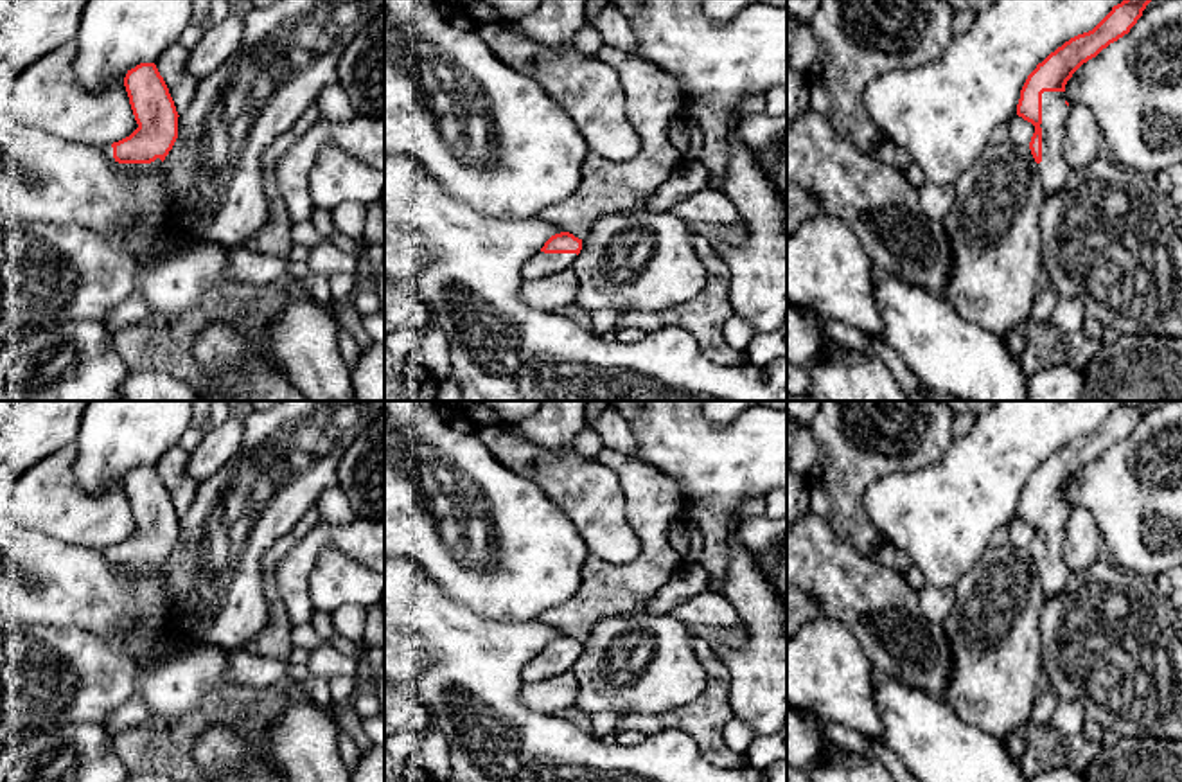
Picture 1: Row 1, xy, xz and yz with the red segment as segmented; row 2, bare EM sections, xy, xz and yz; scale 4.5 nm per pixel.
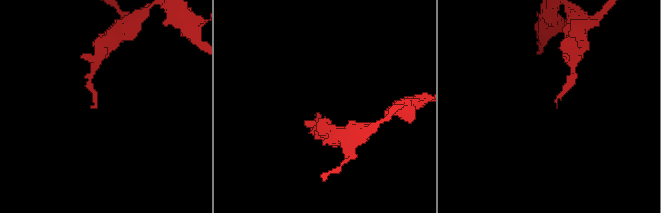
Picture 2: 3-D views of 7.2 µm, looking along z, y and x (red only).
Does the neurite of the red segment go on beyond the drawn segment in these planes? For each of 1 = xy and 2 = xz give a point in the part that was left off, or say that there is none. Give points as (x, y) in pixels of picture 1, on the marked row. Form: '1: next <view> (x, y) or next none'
1: next xy (132, 168)
2: next xz (541, 265)

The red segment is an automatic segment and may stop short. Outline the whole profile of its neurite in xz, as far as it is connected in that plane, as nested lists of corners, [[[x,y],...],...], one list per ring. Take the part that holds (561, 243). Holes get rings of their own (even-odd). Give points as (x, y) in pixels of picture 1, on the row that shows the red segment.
[[[569,232],[551,235],[523,266],[525,279],[544,279],[560,270],[568,270],[582,250],[582,239]]]

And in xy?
[[[140,63],[128,70],[124,86],[137,129],[102,146],[102,151],[111,164],[131,174],[153,171],[162,165],[178,138],[180,115],[154,63]]]

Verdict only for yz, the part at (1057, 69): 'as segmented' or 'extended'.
extended

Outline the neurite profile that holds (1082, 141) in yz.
[[[1069,106],[1063,155],[1072,171],[1087,167],[1098,156],[1099,138],[1101,131],[1090,108]]]

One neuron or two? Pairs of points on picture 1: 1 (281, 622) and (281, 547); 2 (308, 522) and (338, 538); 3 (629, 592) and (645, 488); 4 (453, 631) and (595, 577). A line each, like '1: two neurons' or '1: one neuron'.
1: one neuron
2: two neurons
3: one neuron
4: two neurons

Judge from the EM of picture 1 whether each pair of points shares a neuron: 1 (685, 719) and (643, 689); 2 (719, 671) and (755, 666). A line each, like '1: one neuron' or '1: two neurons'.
1: two neurons
2: two neurons

